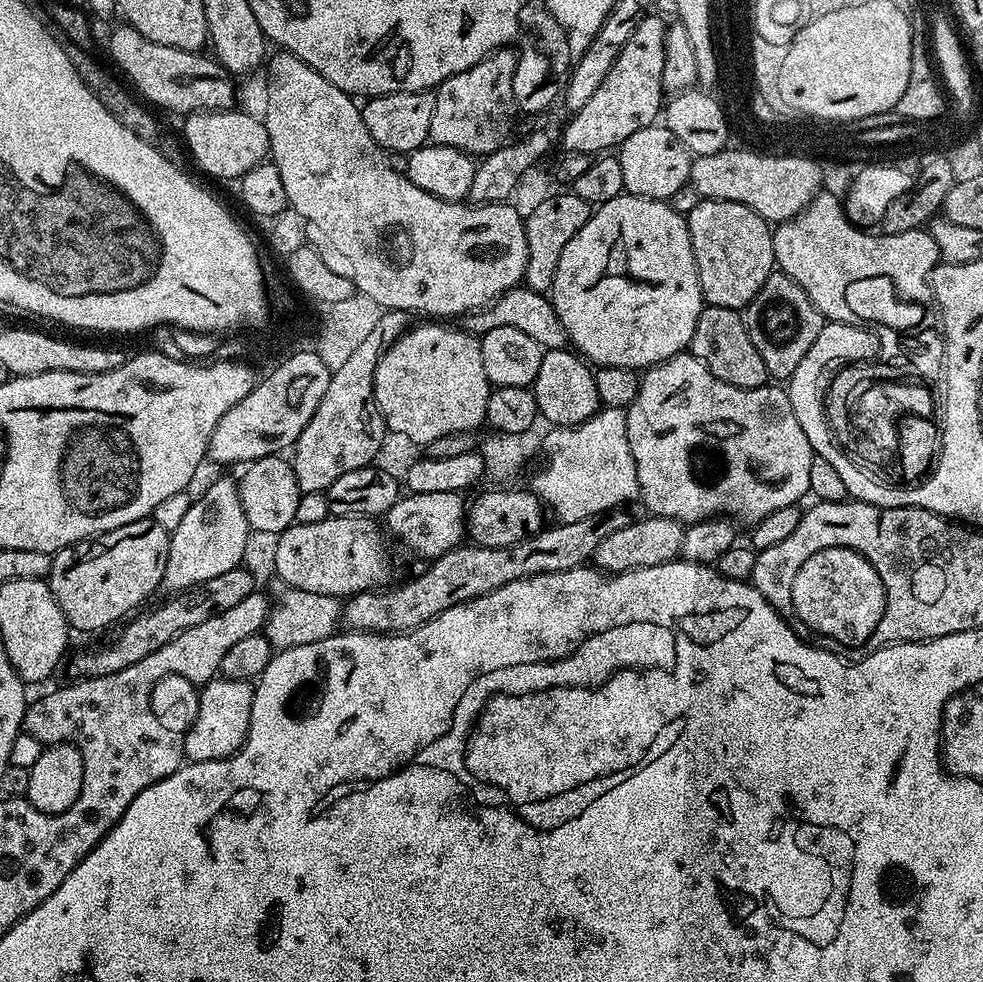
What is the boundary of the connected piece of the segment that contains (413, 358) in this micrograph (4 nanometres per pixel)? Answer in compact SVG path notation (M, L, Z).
M424 322L428 324L420 324L409 327L408 331L393 342L382 355L378 366L374 370L374 398L378 410L384 419L384 427L389 432L398 431L412 438L418 446L423 446L434 442L434 438L438 438L442 434L458 434L459 432L476 432L479 424L483 425L486 421L486 402L488 401L488 393L490 385L486 378L486 370L482 367L482 350L480 349L480 341L473 333L464 331L463 327L447 328L444 322Z

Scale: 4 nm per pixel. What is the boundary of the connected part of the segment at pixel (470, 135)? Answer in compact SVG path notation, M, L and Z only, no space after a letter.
M505 46L482 62L446 78L435 89L434 118L430 121L429 141L451 148L463 148L473 158L483 158L509 143L512 123L518 117L512 83L517 53Z

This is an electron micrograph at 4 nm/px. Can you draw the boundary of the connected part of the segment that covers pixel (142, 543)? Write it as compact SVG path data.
M145 518L55 553L46 579L69 625L75 631L96 632L135 613L139 604L163 585L169 539L170 533L156 520Z

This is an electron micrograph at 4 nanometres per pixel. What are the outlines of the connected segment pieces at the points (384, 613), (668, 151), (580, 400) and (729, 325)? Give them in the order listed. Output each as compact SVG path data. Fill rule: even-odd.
M623 507L611 508L608 512L590 514L590 518L556 522L553 528L545 527L524 540L514 542L508 548L465 542L459 548L452 548L437 560L431 561L425 567L428 568L425 572L418 573L405 584L393 583L379 590L347 597L342 608L343 627L353 632L409 632L430 622L430 618L442 614L442 610L450 610L450 606L458 606L482 594L490 594L515 580L587 565L592 560L594 550L598 550L598 542L602 542L602 538L607 538L609 534L614 534L614 530L622 530L622 526L629 524L630 516L624 511Z
M653 126L630 134L630 138L619 145L618 159L627 195L668 202L677 190L682 190L682 186L688 183L694 157L669 128Z
M567 347L549 348L538 366L538 378L531 384L536 395L536 410L541 417L549 420L549 425L557 428L572 428L586 418L600 411L602 405L598 398L598 389L594 386L595 371L589 361L581 358ZM589 368L589 369L588 369Z
M709 304L700 311L698 326L694 326L694 338L690 345L693 356L697 356L722 382L730 382L730 386L739 388L762 388L769 383L766 362L762 362L762 354L750 342L750 334L746 334L743 315L735 308L714 306Z

